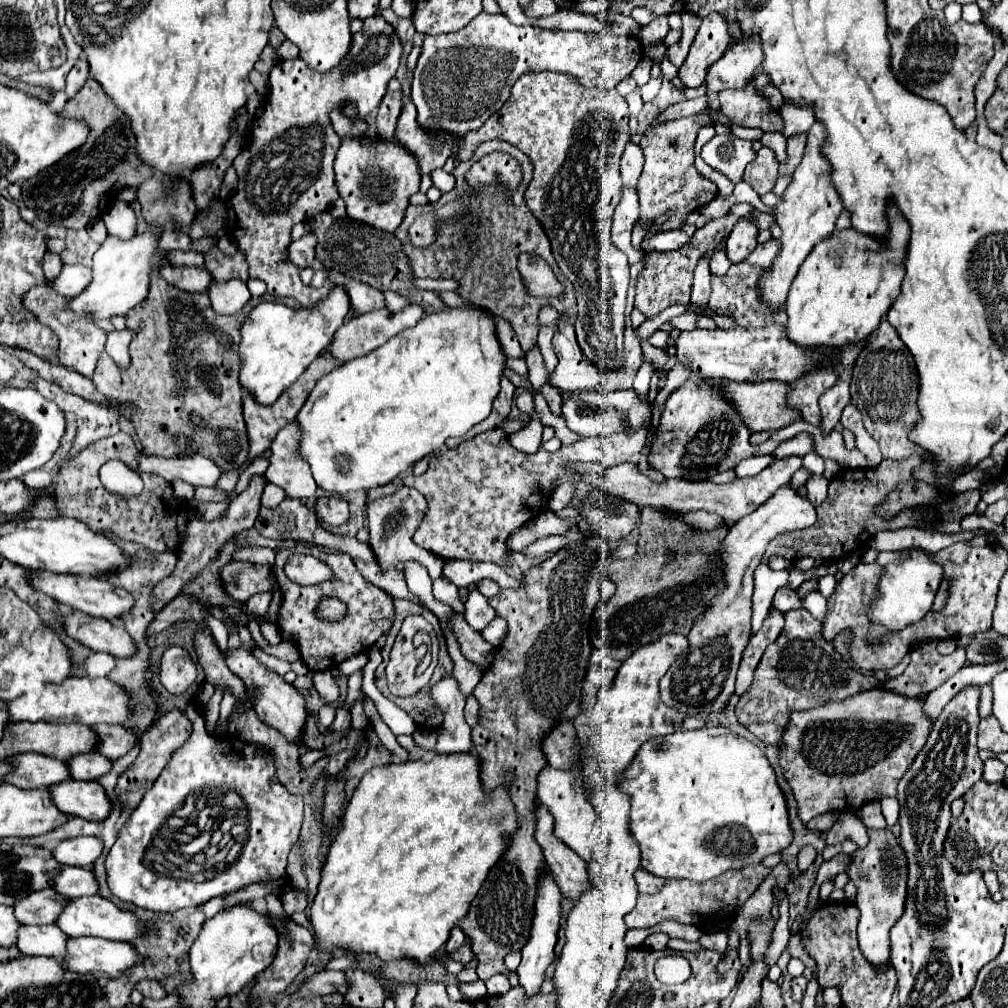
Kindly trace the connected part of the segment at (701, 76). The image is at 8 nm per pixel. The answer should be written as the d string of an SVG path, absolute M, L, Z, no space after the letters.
M718 13L702 19L698 35L690 47L686 61L682 63L678 76L684 86L697 88L704 85L708 67L716 63L728 49L728 23Z

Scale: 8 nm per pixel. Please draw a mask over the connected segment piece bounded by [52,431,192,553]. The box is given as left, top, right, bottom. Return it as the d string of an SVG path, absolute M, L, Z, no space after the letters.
M122 431L108 439L100 439L100 441L92 443L92 447L86 447L76 457L72 457L66 465L62 465L62 469L58 471L58 481L56 481L52 499L54 499L60 515L76 517L76 519L84 521L96 533L112 531L114 535L118 535L124 541L142 543L148 549L158 551L158 553L176 551L176 547L180 547L186 537L186 525L190 521L192 507L188 505L188 501L178 501L172 495L172 485L166 479L162 479L160 475L154 475L154 473L140 473L140 477L144 481L144 489L138 497L132 497L128 501L110 495L100 485L98 469L106 461L118 459L136 471L138 453L140 453L140 449L136 449L136 445L132 443L132 437Z

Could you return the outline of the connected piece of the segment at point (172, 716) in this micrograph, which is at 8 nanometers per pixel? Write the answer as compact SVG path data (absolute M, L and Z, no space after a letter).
M170 711L168 715L164 715L156 725L152 725L144 735L142 735L142 741L140 741L140 755L136 757L136 761L132 763L132 767L122 773L118 777L118 783L116 783L116 799L122 803L124 809L134 809L140 799L144 797L144 793L152 787L152 783L156 781L156 777L162 773L162 769L166 767L170 755L188 739L188 735L192 733L192 725L190 721L186 719L184 713L180 711Z

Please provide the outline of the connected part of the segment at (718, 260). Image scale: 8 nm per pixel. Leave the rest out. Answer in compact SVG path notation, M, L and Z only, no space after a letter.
M724 249L716 251L716 253L712 255L712 259L710 259L711 273L713 275L723 276L726 274L729 268L730 268L730 261L728 261L728 257L726 257Z

